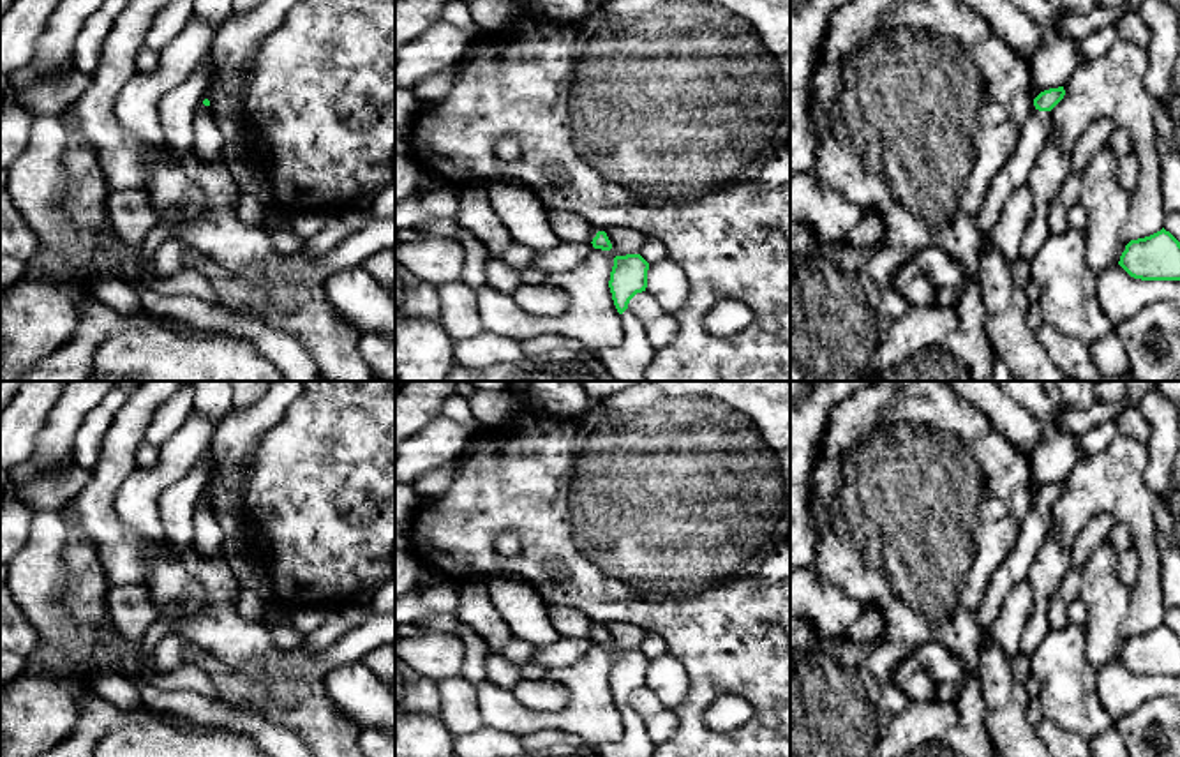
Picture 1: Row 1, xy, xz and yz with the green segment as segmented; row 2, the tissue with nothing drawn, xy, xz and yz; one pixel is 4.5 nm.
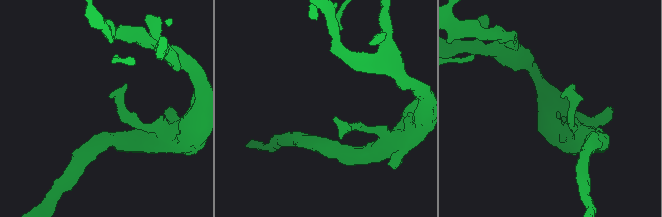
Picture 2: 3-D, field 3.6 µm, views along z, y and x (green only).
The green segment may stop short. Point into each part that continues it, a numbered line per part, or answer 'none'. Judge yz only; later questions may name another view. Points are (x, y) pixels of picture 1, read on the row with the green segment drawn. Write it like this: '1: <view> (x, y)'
1: yz (1032, 136)

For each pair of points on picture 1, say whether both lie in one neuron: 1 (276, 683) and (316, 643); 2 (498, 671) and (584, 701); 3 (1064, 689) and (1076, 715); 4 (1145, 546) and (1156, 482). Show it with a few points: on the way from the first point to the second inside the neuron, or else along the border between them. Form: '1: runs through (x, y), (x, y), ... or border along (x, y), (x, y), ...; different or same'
1: border along (343, 634), (314, 657), (307, 657), (298, 650); different
2: border along (485, 678), (510, 690); different
3: runs through (1069, 696), (1076, 708); same
4: border along (1147, 452), (1145, 482), (1156, 493); different

